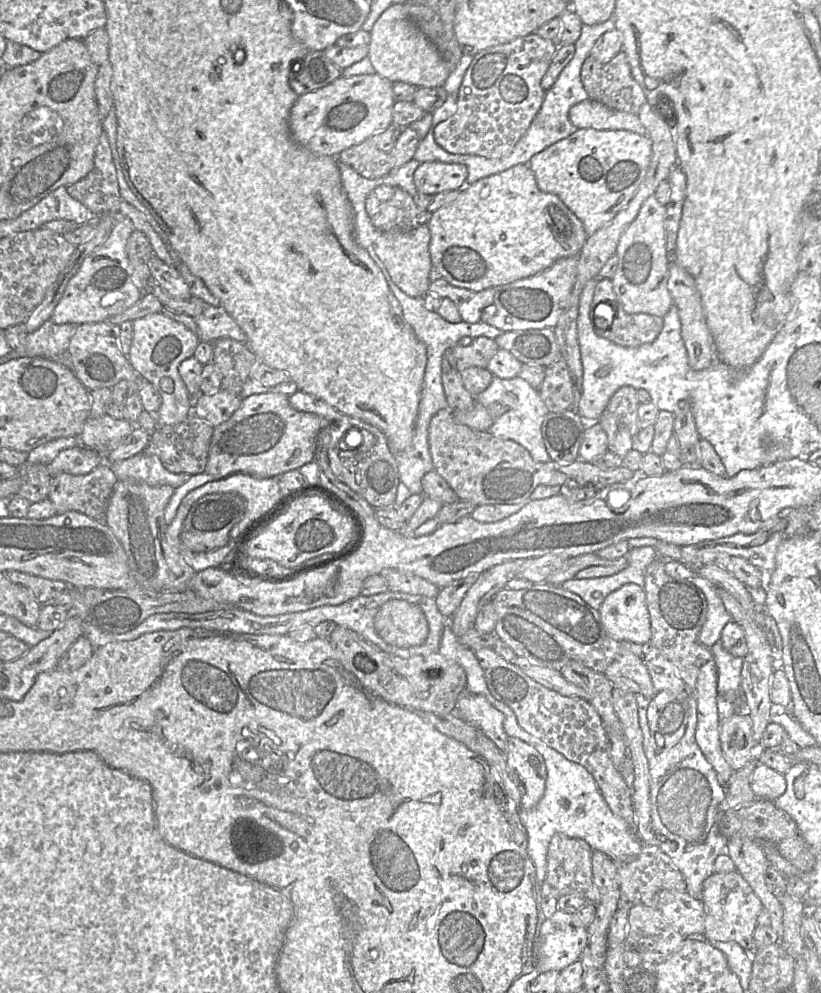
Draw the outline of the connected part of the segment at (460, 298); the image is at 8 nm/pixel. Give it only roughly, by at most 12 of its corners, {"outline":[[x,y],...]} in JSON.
{"outline":[[443,278],[429,293],[451,299],[462,321],[478,323],[494,303],[495,288],[475,292]]}

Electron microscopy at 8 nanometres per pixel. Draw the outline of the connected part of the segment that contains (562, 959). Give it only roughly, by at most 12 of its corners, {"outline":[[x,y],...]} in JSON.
{"outline":[[561,910],[542,924],[539,972],[561,971],[580,959],[587,927]]}

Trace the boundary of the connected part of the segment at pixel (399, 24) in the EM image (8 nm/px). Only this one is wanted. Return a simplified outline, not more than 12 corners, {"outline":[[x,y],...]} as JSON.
{"outline":[[387,8],[370,31],[376,73],[417,87],[452,69],[409,19]]}

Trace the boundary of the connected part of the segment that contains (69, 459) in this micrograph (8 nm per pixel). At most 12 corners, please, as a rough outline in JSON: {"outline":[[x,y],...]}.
{"outline":[[83,446],[60,451],[47,465],[51,477],[84,475],[104,457]]}

